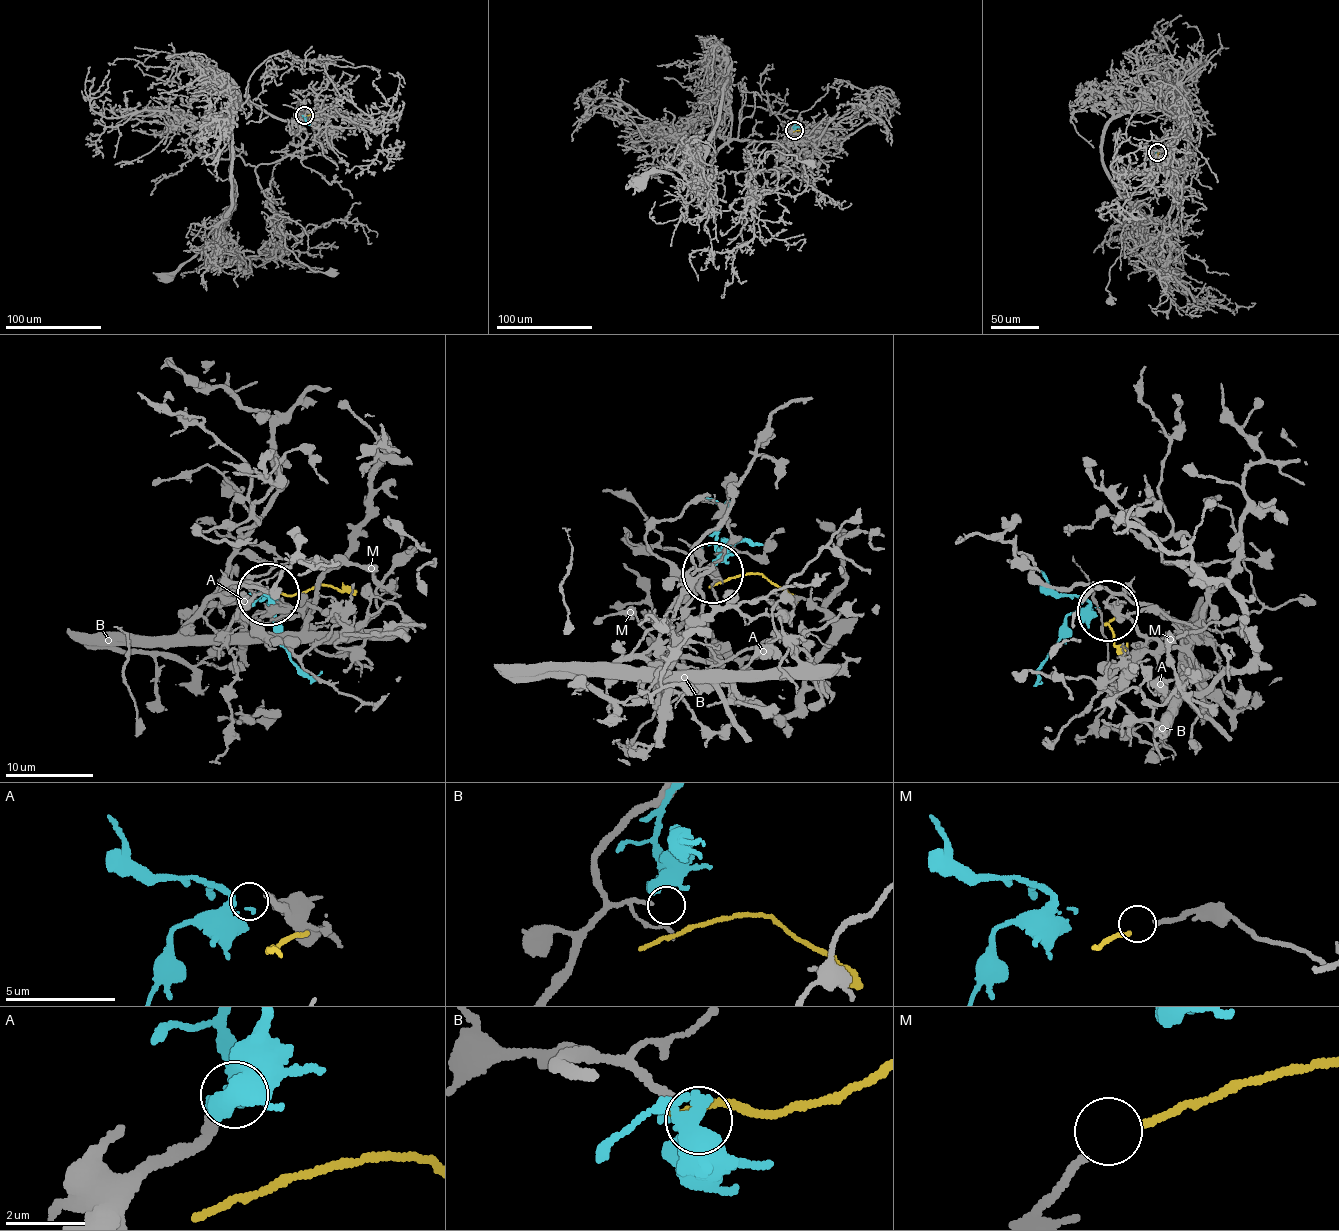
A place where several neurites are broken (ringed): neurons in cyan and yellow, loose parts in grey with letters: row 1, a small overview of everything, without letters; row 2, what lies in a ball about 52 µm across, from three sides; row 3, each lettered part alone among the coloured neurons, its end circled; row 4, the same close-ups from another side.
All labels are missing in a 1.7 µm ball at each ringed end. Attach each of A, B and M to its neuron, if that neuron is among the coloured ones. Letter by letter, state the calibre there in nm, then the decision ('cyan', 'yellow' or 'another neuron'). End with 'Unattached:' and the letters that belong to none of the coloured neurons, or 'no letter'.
A: calibre 240 nm; cyan
B: calibre 180 nm; another neuron
M: calibre 190 nm; yellow
Unattached: B

